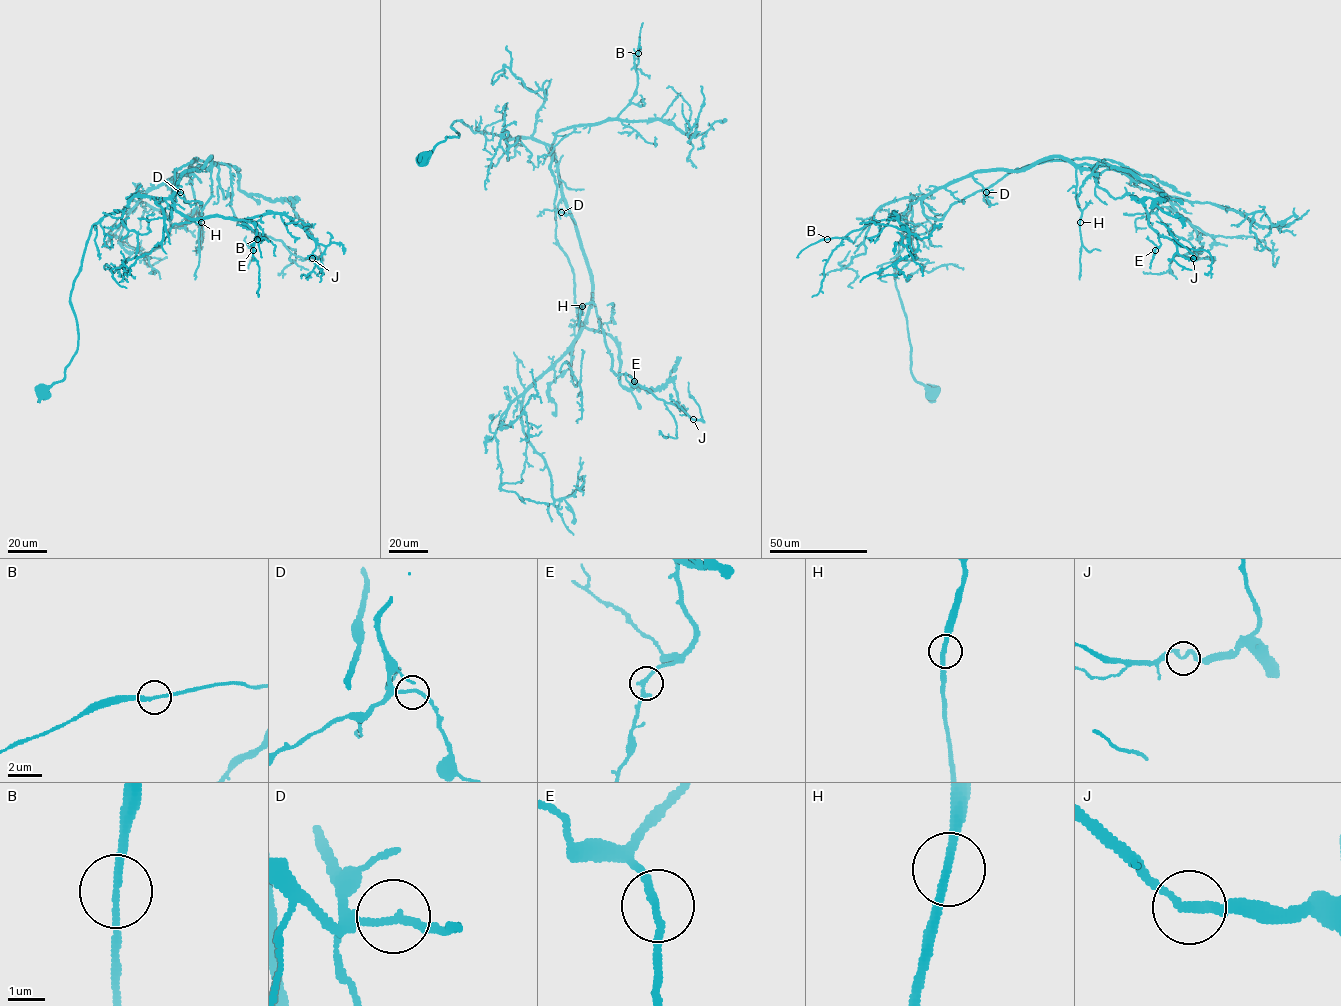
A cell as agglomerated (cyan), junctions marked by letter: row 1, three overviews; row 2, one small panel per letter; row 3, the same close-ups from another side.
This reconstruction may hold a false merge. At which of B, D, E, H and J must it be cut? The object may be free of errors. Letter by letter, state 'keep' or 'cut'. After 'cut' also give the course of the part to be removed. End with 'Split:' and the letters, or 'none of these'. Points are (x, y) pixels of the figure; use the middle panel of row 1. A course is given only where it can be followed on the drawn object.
B: keep
D: keep
E: keep
H: keep
J: keep
Split: none of these

